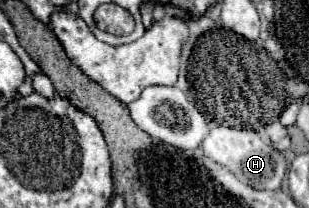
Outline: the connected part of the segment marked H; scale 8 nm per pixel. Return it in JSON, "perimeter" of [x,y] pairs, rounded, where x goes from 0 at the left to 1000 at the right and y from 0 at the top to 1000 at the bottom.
{"perimeter":[[[689,615],[657,673],[657,731],[689,760],[709,798],[741,808],[793,894],[825,913],[903,913],[929,827],[929,760],[916,731],[890,731],[877,702],[851,692],[832,635],[767,625],[767,615]]]}

